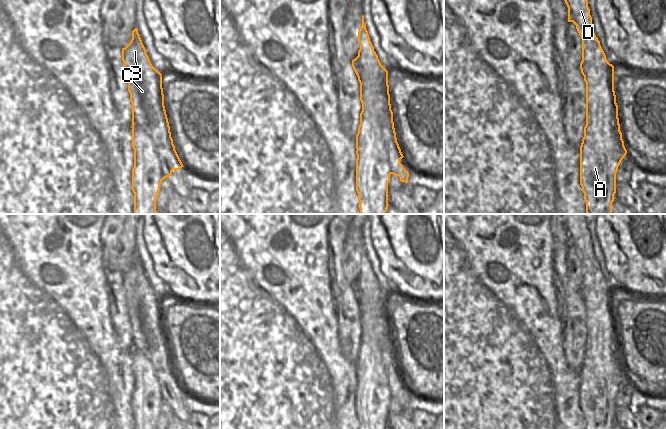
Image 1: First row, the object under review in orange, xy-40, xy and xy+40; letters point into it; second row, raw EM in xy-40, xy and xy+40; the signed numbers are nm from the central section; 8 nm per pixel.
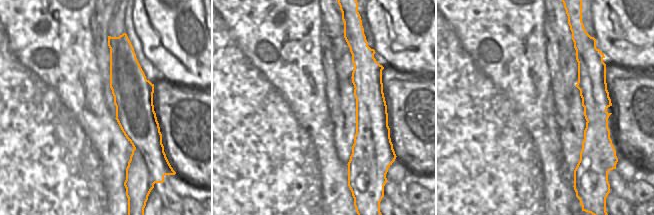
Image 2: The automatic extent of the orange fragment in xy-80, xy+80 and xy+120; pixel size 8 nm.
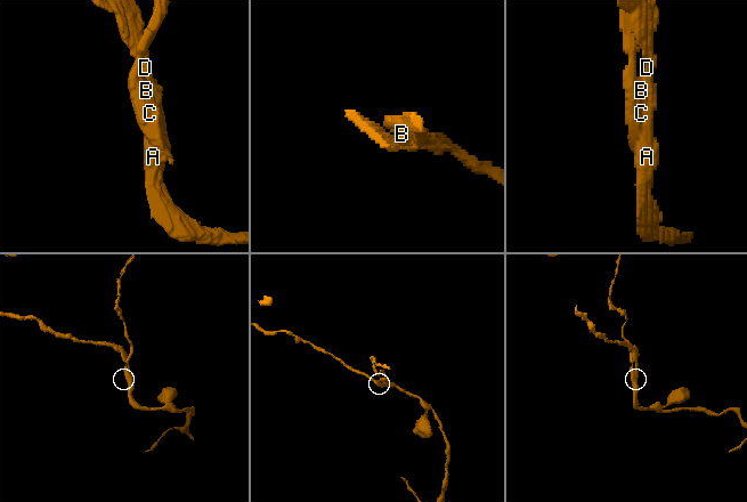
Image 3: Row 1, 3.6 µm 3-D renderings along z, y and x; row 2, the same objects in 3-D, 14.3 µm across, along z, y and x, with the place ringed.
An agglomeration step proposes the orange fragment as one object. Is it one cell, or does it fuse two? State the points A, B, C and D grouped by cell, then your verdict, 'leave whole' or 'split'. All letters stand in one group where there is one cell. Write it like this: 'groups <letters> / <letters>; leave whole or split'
groups A D / B C; split

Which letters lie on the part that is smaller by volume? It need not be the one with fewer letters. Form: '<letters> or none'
B, C

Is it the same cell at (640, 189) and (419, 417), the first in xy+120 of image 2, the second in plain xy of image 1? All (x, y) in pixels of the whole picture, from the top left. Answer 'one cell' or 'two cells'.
one cell

